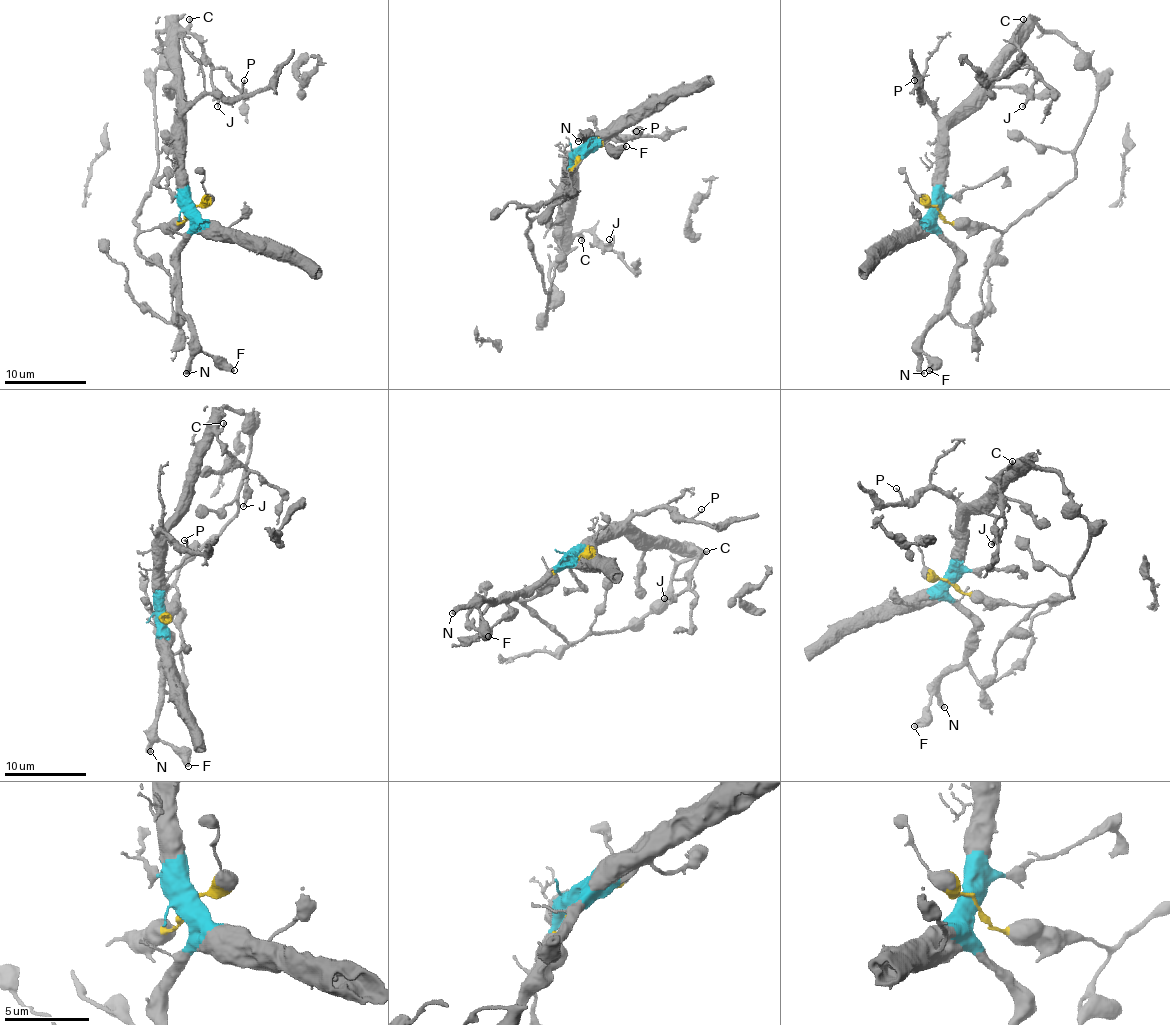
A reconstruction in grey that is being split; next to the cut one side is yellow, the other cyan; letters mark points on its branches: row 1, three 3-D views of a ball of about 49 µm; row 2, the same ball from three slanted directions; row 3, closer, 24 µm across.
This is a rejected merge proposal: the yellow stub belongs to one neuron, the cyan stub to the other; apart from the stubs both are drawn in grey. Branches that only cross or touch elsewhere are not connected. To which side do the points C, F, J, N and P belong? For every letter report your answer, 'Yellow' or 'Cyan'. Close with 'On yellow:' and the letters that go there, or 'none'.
C: Cyan
F: Cyan
J: Cyan
N: Cyan
P: Cyan
On yellow: none

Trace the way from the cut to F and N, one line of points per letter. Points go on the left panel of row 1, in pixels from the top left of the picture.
F: (192, 210), (194, 232), (177, 259), (177, 311), (192, 332), (196, 346), (220, 356), (234, 371)
N: (192, 210), (194, 232), (177, 259), (177, 311), (187, 322), (192, 336), (190, 368), (185, 373)

